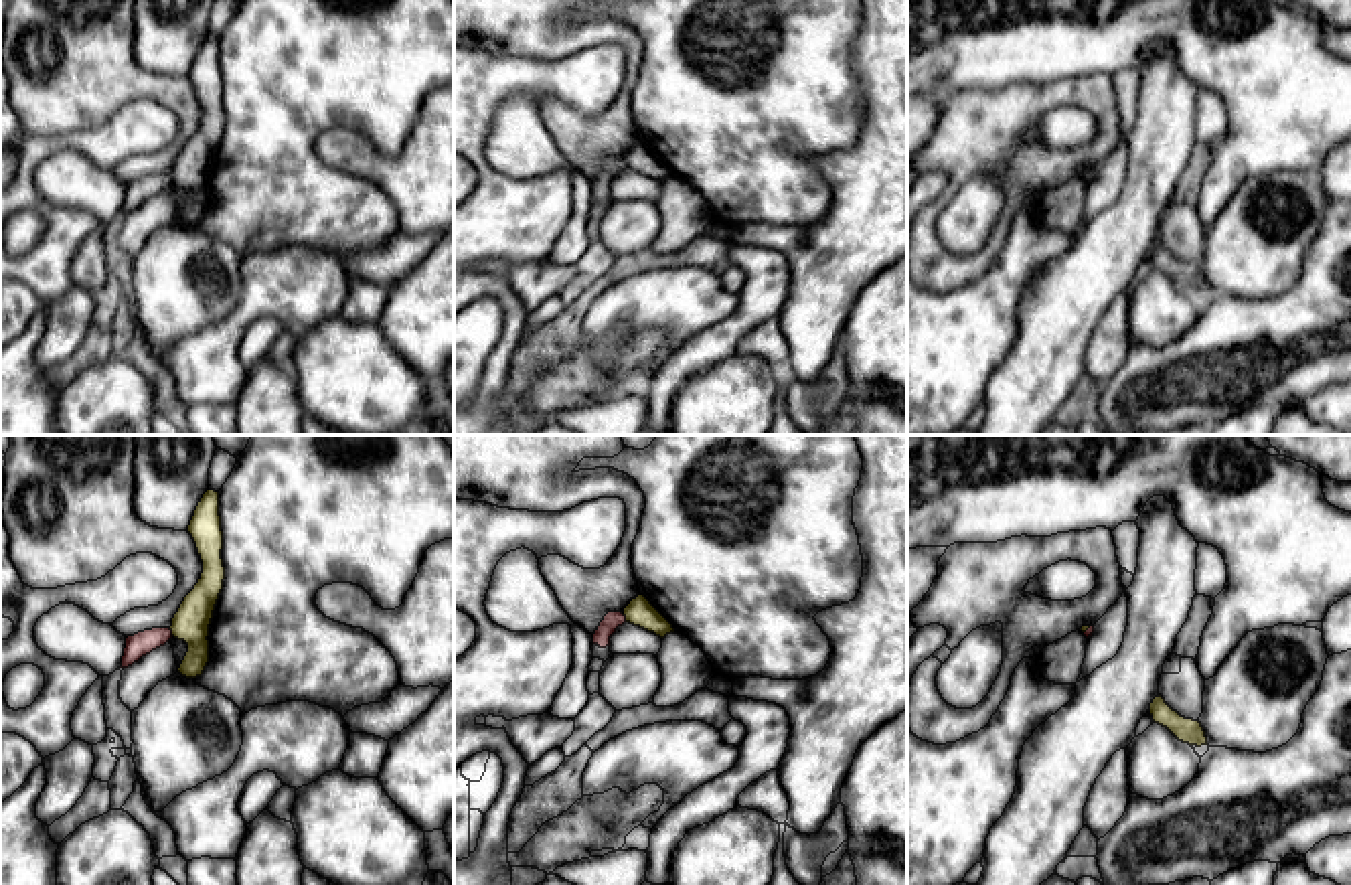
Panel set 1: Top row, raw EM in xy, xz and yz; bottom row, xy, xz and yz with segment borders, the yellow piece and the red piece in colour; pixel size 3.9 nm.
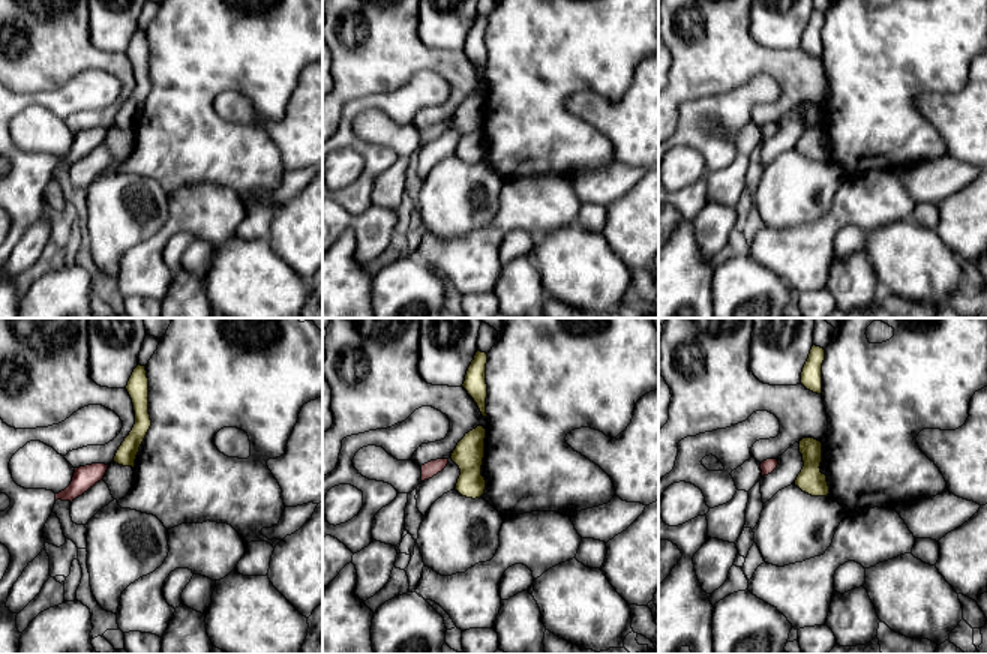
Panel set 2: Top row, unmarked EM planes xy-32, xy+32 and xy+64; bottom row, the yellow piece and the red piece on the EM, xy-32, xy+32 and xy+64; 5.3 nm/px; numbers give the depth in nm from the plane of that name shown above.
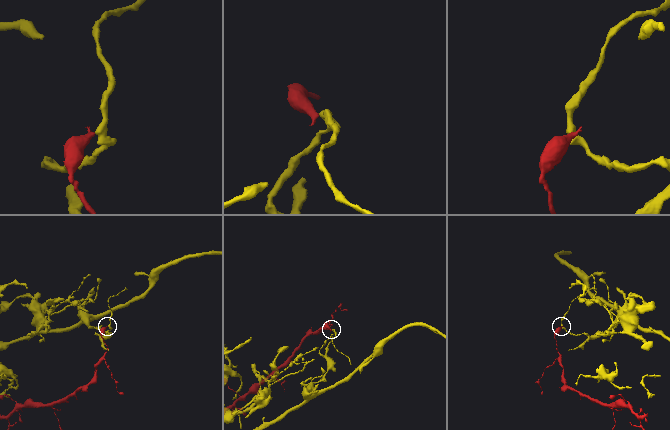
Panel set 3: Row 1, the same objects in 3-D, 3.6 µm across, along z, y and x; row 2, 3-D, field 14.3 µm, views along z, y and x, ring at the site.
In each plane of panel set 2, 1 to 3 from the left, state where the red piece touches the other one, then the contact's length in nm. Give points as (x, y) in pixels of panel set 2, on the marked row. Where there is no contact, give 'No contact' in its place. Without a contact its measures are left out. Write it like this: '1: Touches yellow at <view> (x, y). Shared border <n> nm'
1: No contact
2: No contact
3: No contact

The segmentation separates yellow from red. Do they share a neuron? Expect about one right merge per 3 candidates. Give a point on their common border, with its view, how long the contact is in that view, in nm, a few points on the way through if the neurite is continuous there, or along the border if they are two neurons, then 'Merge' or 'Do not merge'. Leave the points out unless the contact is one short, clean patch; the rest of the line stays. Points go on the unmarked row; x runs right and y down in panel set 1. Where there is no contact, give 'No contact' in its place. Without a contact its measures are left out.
Touches yellow at xy (173, 179). Shared border 40 nm. Boundary: xy (169, 175), (173, 181). Do not merge

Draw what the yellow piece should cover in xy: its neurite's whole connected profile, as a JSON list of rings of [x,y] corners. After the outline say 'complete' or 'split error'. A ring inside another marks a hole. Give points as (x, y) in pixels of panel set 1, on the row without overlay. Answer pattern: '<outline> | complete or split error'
[[[207,36],[188,71],[201,107],[203,119],[194,136],[184,144],[172,164],[172,182],[188,190],[188,198],[178,215],[186,225],[203,221],[209,209],[209,170],[215,150],[223,136],[225,113],[221,105],[223,77],[219,63],[219,38]]] | complete

